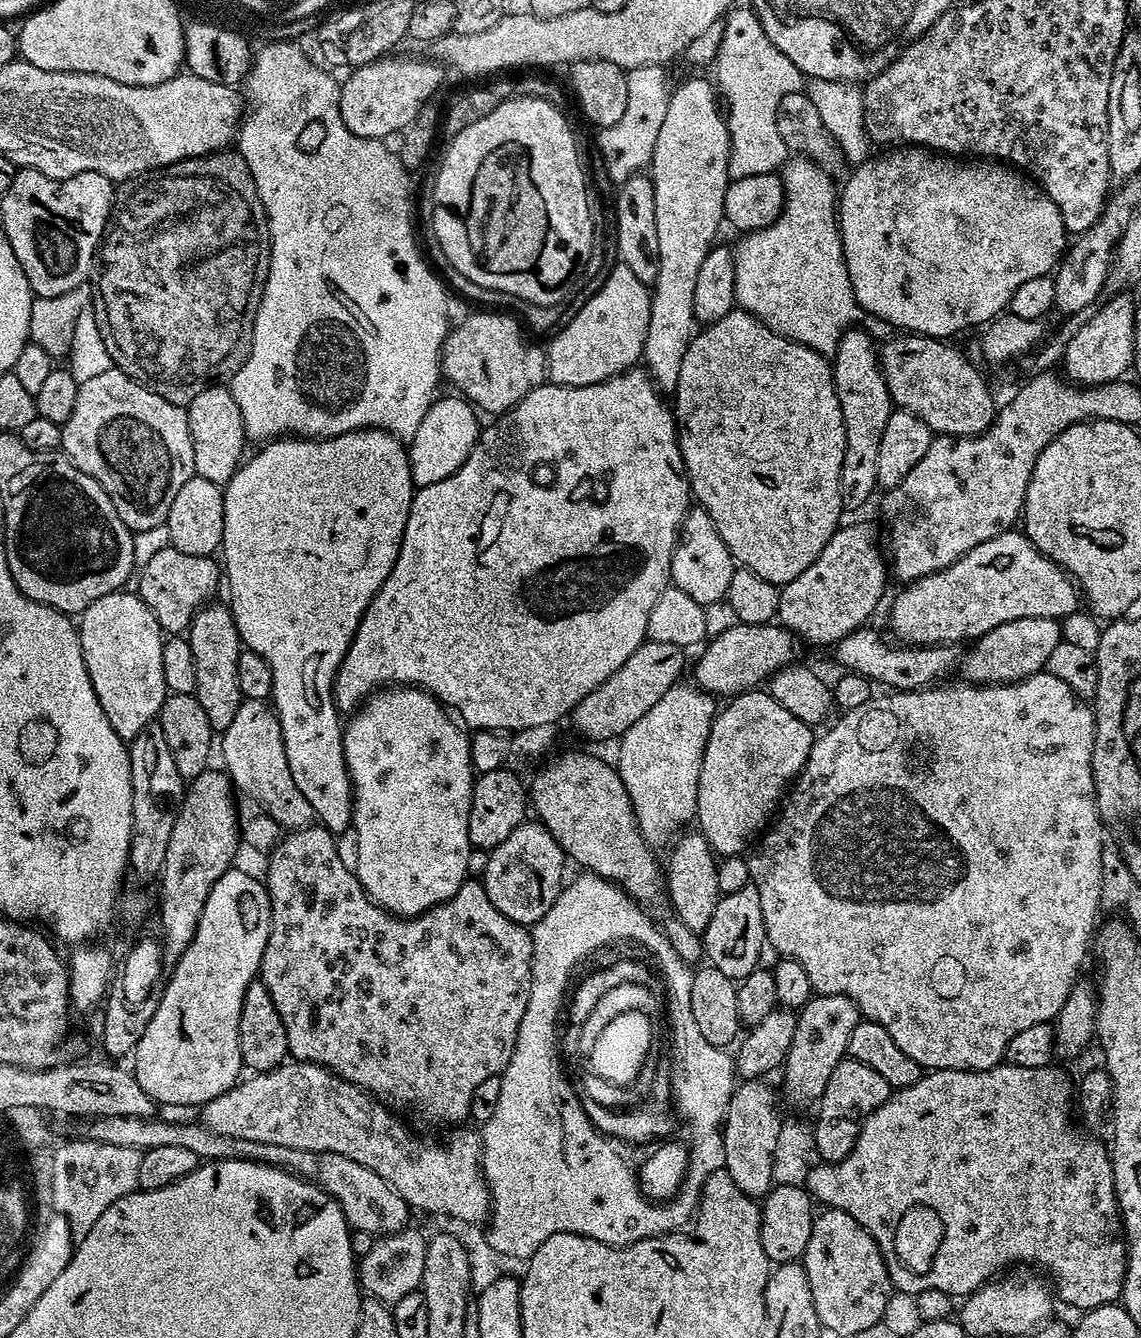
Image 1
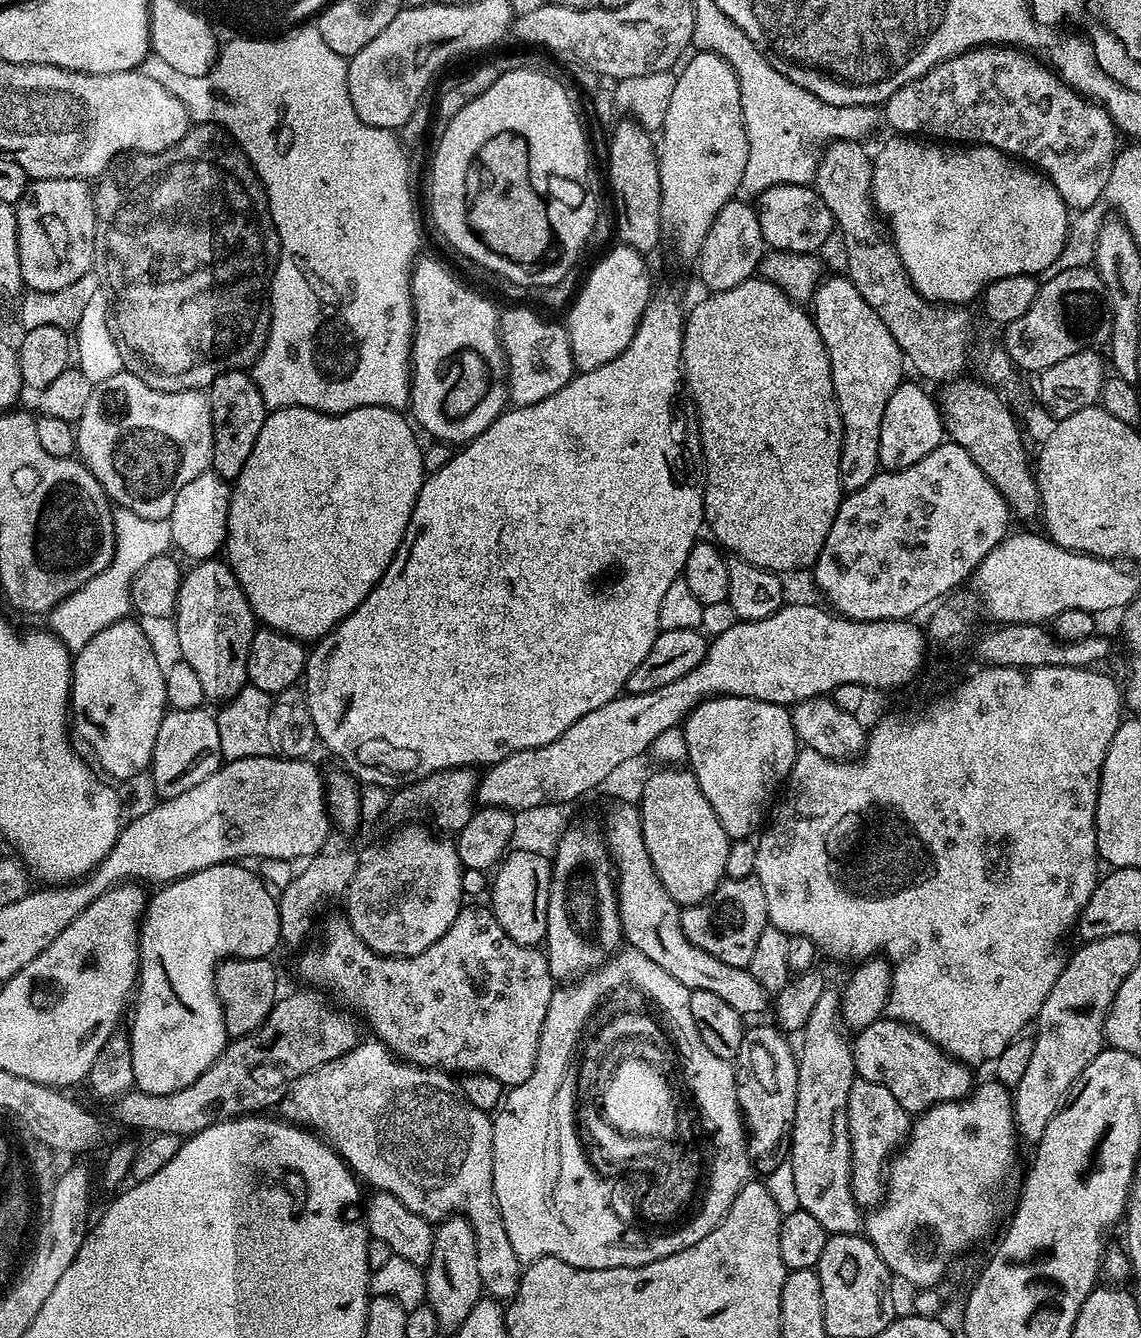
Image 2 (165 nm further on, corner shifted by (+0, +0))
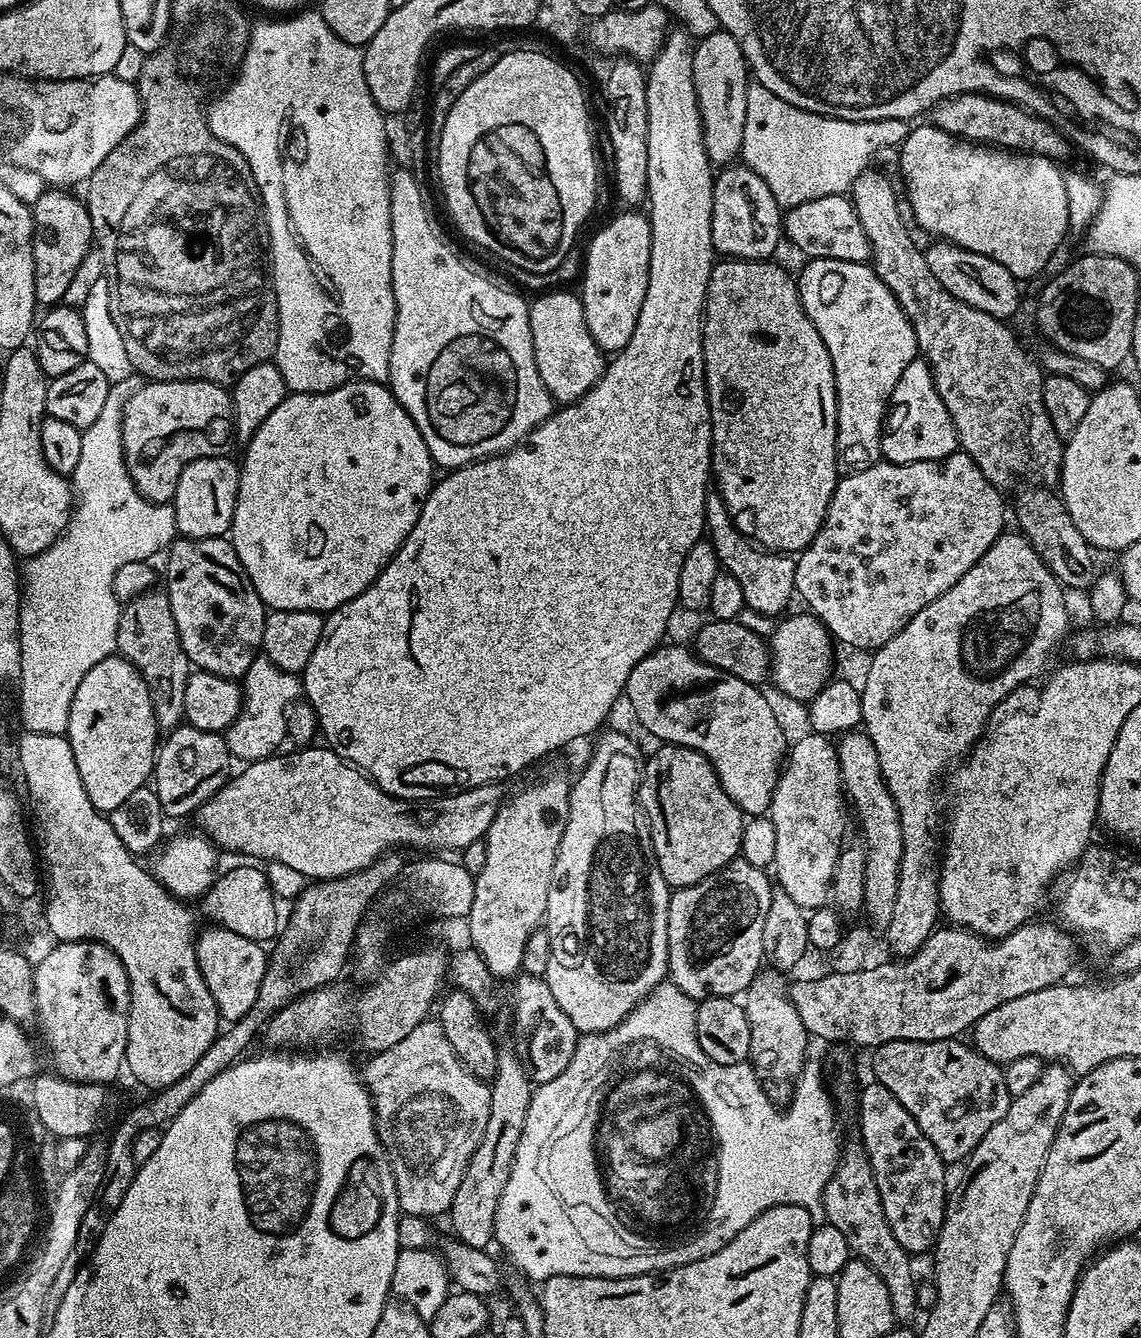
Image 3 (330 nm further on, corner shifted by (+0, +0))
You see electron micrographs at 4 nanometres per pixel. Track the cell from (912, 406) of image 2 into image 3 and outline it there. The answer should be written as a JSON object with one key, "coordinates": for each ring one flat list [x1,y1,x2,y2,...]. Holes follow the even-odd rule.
{"coordinates":[[917,358,902,370,898,386,888,399,884,431,880,433,880,454,889,464,909,464,923,460,944,460,957,451,956,427,938,394,927,360]]}

